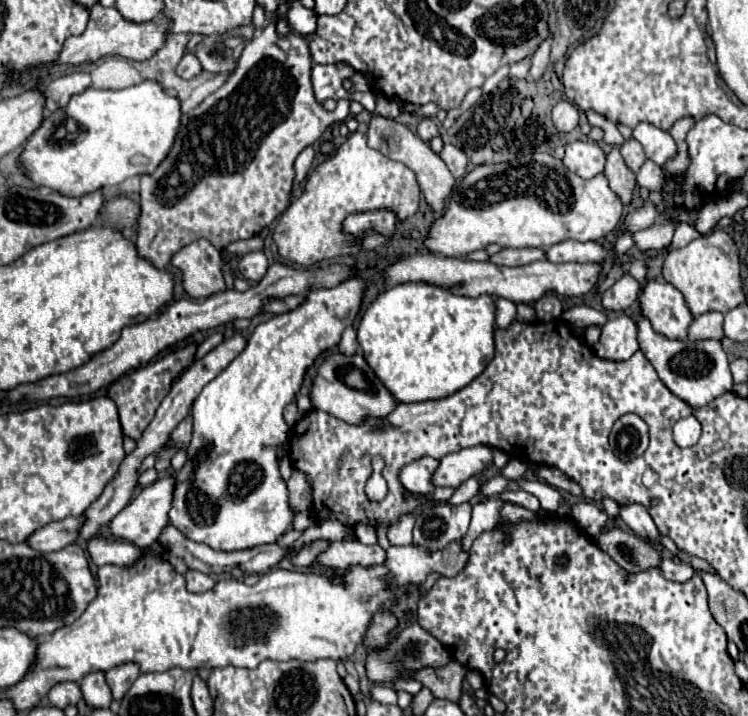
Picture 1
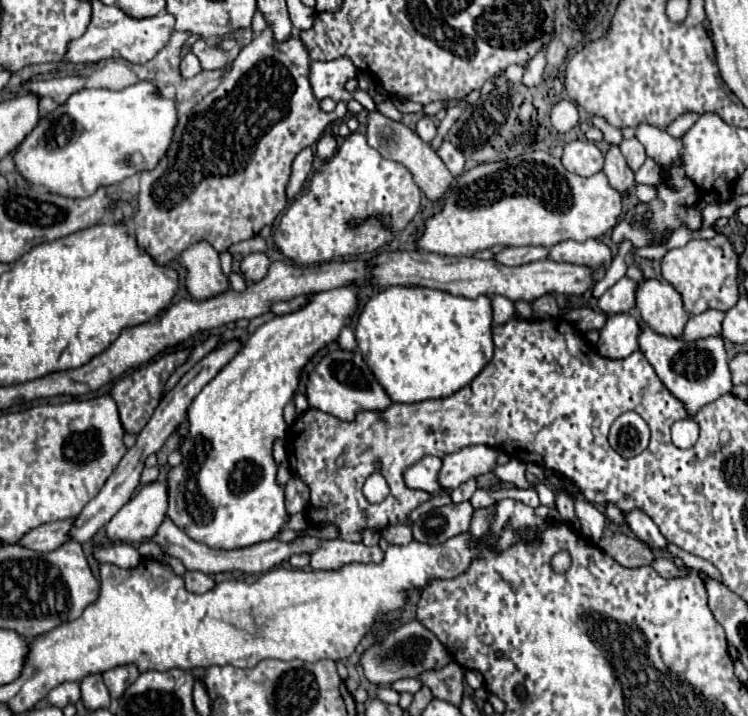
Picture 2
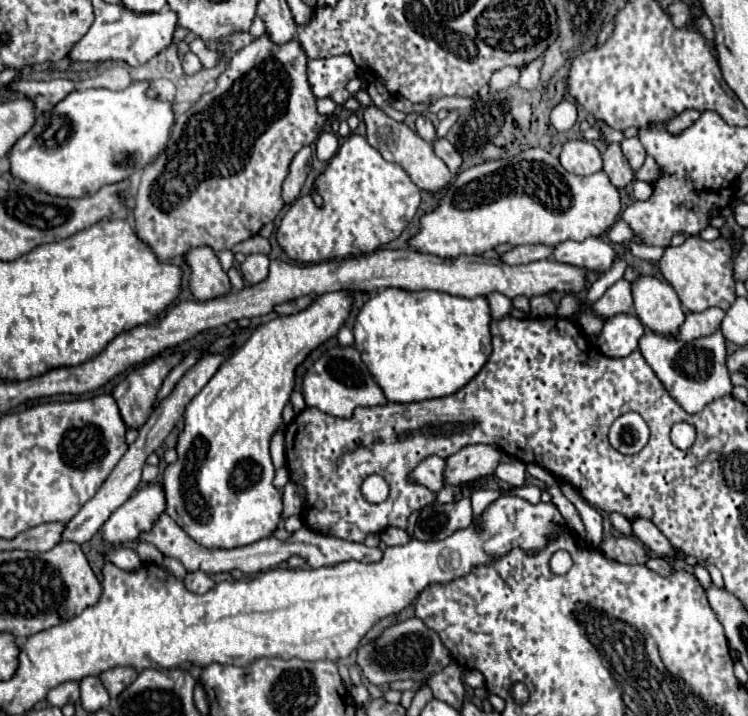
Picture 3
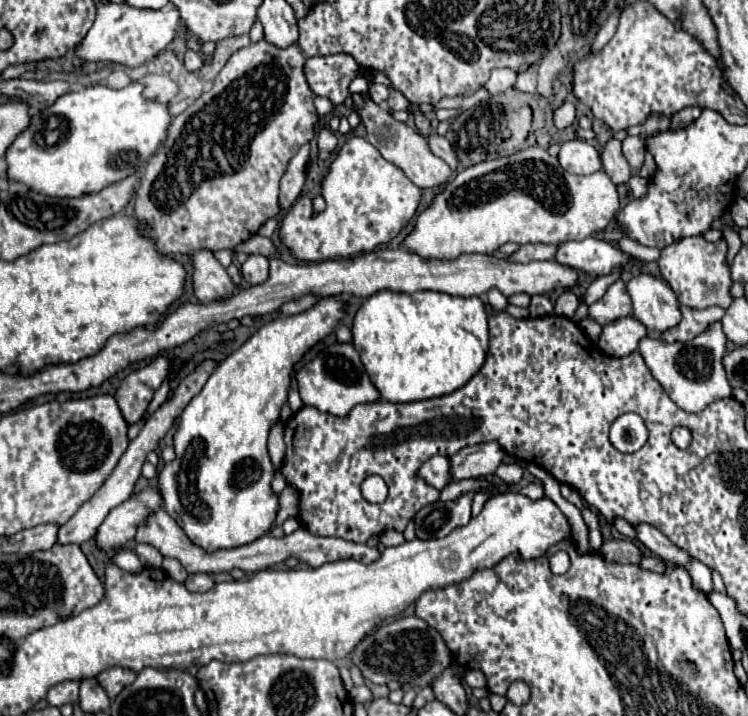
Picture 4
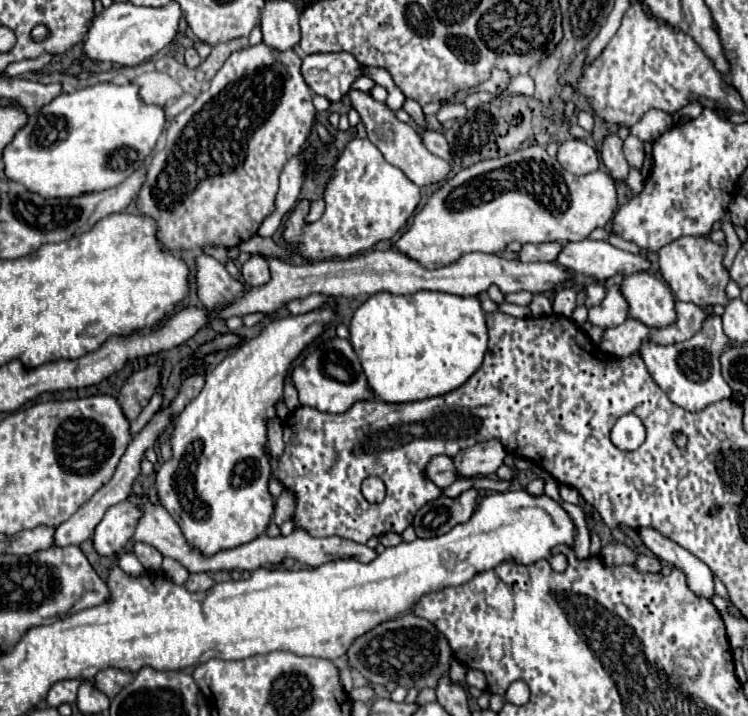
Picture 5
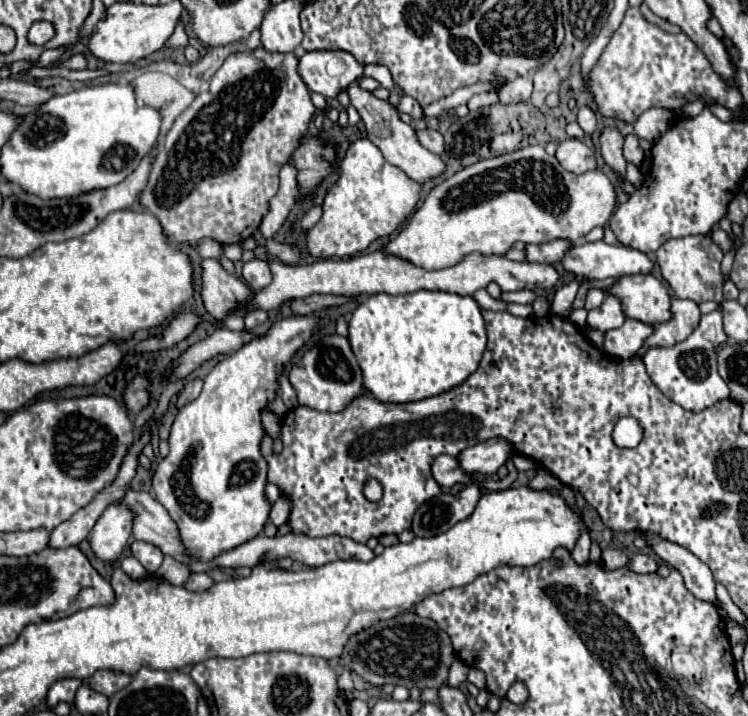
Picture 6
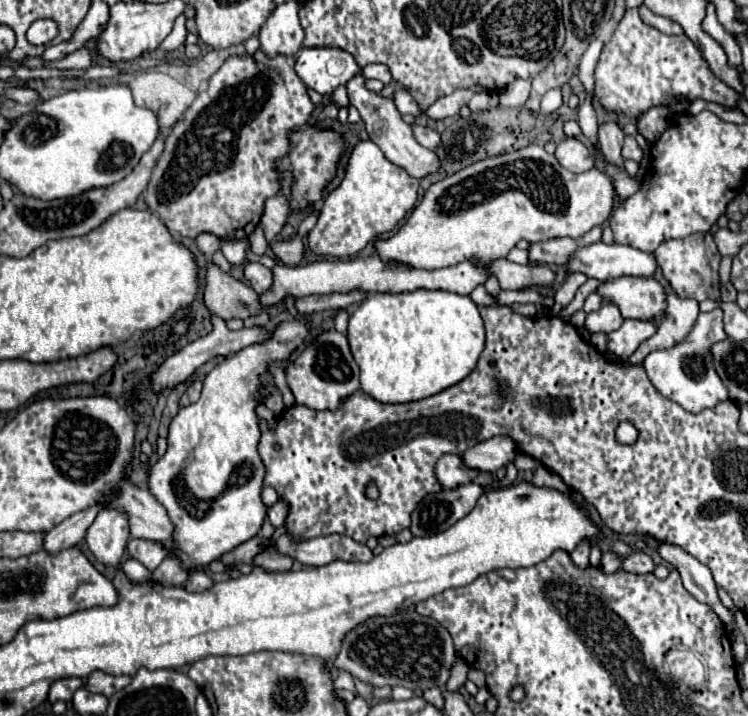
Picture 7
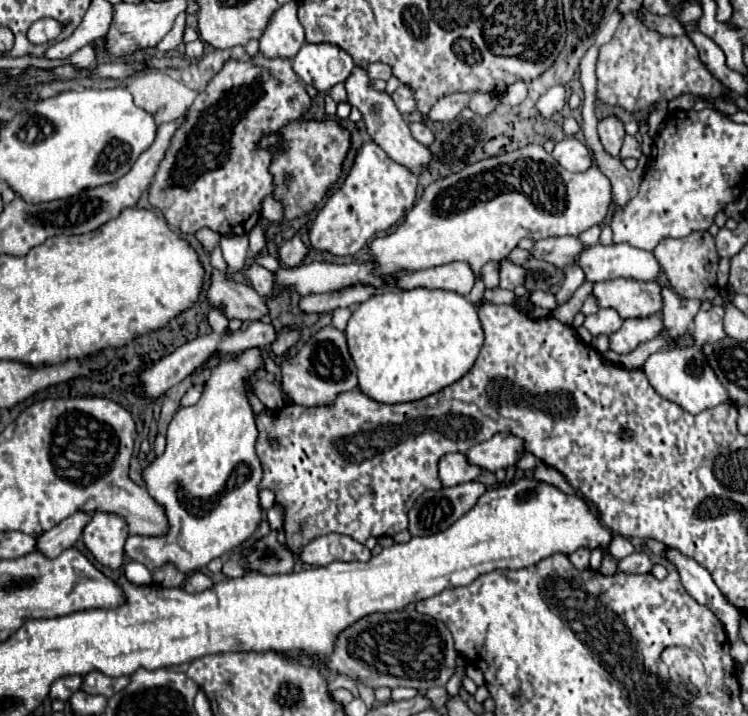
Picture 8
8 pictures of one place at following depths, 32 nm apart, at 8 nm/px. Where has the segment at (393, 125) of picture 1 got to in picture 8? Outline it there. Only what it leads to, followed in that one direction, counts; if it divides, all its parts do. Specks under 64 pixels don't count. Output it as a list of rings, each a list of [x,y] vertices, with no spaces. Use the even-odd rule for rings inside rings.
[[[356,68],[352,72],[352,76],[346,80],[346,92],[348,92],[348,102],[352,106],[356,106],[360,112],[362,112],[362,118],[366,122],[366,130],[370,134],[370,138],[398,164],[406,166],[412,174],[420,176],[428,170],[428,164],[432,162],[432,152],[422,146],[420,142],[414,140],[406,120],[402,118],[402,114],[398,112],[398,108],[394,106],[392,98],[384,92],[376,92],[370,88],[370,78],[366,76],[364,68]]]

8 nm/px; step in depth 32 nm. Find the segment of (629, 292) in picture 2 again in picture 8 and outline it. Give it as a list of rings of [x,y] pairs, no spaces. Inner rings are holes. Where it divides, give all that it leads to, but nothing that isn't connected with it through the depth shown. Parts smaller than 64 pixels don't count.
[[[600,308],[596,314],[586,316],[584,320],[584,328],[588,328],[592,332],[592,336],[598,334],[612,334],[622,326],[622,318],[614,308]]]

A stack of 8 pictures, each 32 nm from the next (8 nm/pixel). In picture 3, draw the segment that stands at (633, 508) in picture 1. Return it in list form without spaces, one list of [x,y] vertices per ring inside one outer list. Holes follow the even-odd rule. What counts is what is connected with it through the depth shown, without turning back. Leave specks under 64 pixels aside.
[[[636,516],[630,520],[632,522],[632,532],[634,536],[644,544],[648,546],[652,552],[656,554],[666,554],[666,556],[674,556],[674,548],[672,544],[668,542],[668,538],[650,522],[650,520],[644,520],[642,516]]]

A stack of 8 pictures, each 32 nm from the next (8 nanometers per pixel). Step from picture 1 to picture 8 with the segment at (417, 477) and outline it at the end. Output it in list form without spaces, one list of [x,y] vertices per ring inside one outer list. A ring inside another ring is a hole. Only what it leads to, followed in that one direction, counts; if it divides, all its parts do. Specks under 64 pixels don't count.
[[[456,452],[456,454],[446,454],[440,458],[438,464],[438,476],[442,486],[456,486],[456,484],[464,484],[468,480],[476,480],[480,476],[480,468],[468,464],[466,456]]]

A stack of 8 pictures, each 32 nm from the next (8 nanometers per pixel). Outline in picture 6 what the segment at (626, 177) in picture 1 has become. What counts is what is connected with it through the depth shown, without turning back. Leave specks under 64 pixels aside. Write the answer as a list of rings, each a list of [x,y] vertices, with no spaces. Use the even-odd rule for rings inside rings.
[[[606,128],[600,136],[600,144],[602,144],[602,158],[608,164],[608,168],[614,172],[614,176],[626,176],[626,166],[628,162],[622,156],[622,144],[624,138],[618,130],[614,128]]]

